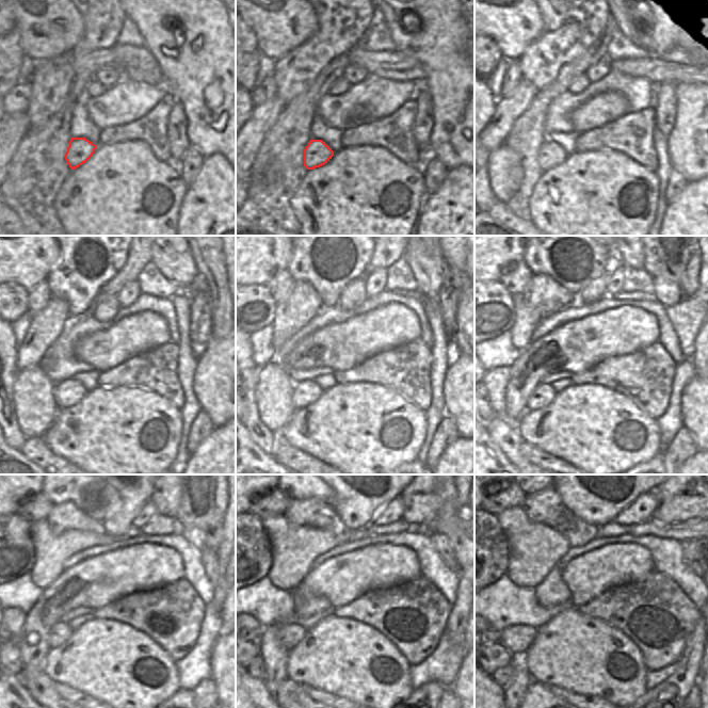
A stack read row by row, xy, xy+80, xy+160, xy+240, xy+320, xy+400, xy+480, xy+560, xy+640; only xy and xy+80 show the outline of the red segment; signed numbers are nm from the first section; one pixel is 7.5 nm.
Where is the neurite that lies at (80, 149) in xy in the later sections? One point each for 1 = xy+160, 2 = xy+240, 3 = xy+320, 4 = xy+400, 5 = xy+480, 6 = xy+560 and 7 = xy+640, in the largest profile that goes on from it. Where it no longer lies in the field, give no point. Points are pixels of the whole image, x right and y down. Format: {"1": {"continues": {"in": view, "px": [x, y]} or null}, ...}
{"1": {"continues": {"in": "xy+160", "px": [550, 155]}}, "2": {"continues": {"in": "xy+240", "px": [67, 393]}}, "3": {"continues": {"in": "xy+320", "px": [306, 392]}}, "4": {"continues": {"in": "xy+400", "px": [543, 396]}}, "5": {"continues": {"in": "xy+480", "px": [61, 632]}}, "6": {"continues": {"in": "xy+560", "px": [290, 633]}}, "7": {"continues": {"in": "xy+640", "px": [517, 639]}}}

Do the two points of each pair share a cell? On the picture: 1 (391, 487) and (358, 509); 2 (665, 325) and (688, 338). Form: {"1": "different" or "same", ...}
{"1": "same", "2": "different"}

